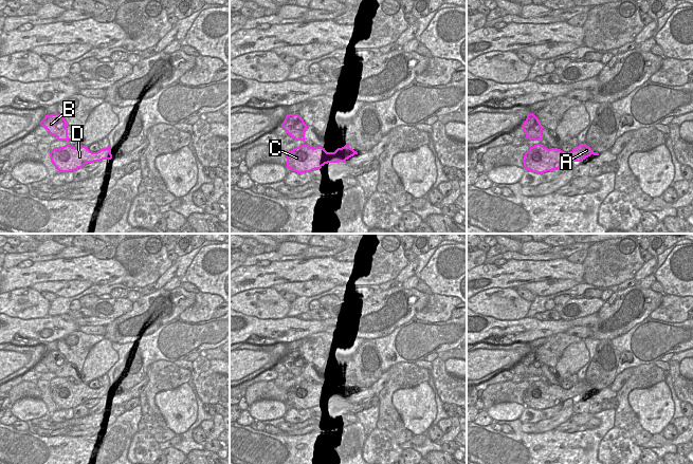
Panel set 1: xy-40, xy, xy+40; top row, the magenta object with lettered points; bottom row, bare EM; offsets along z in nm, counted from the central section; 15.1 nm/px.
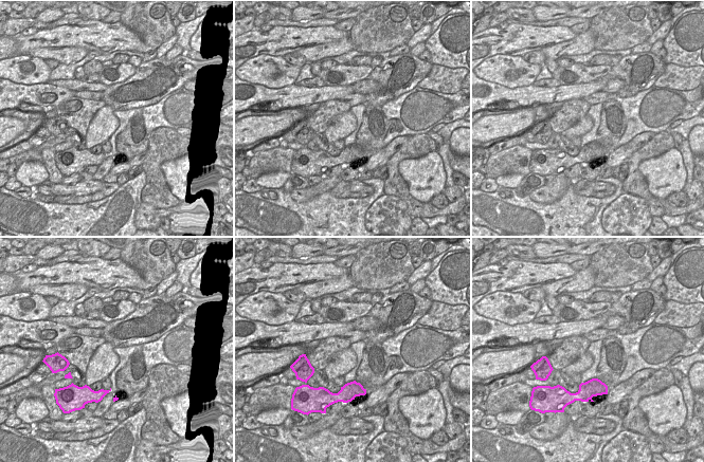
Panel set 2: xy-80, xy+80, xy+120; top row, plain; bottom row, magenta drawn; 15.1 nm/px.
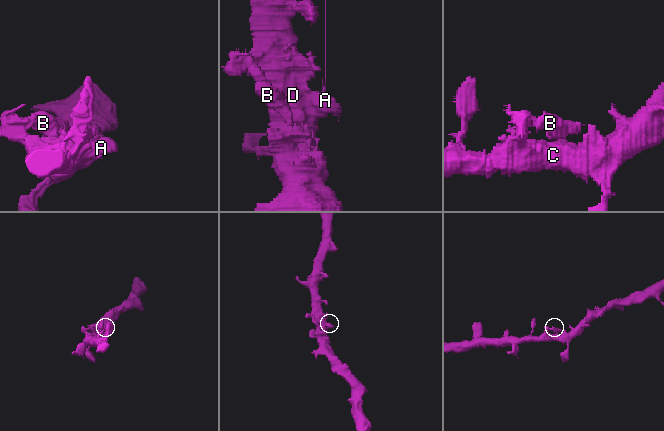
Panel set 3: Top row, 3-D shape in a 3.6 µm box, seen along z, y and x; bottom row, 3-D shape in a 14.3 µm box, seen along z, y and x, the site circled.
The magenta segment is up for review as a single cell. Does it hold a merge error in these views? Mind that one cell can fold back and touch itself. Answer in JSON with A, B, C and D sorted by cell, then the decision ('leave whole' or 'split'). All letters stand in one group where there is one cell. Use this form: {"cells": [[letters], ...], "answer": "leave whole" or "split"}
{"cells": [["A", "B", "C", "D"]], "answer": "leave whole"}

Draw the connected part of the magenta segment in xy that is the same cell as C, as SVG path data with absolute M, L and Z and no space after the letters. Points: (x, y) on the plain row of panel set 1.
M288 351L281 360L288 372L304 381L288 389L287 404L297 410L311 409L321 406L325 401L346 397L358 391L349 382L338 385L334 389L327 389L323 384L310 384L305 381L305 368L309 364L298 351Z

